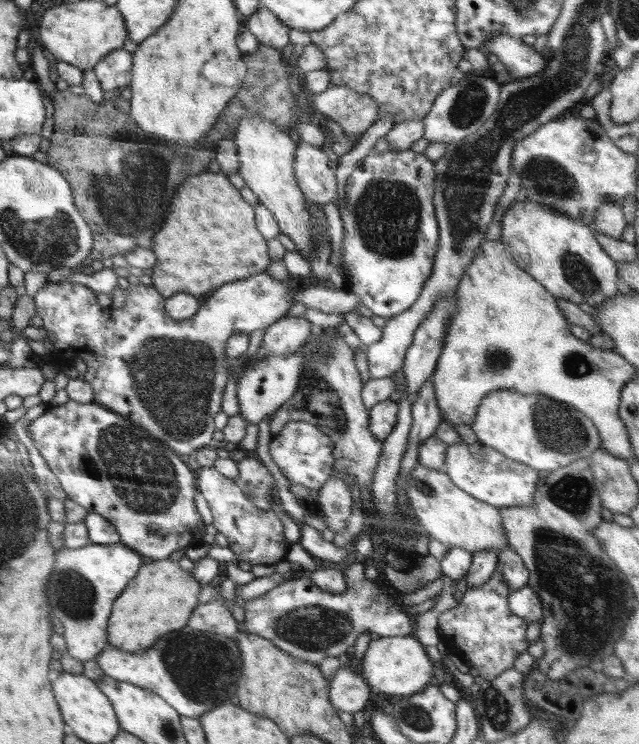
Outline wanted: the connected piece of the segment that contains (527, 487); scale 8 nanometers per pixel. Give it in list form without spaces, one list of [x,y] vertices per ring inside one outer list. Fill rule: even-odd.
[[[467,443],[448,445],[444,463],[441,464],[451,482],[473,498],[496,508],[533,506],[533,493],[540,479],[540,472],[522,462],[511,460],[495,448]]]

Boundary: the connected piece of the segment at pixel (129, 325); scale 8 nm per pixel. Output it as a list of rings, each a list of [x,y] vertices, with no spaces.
[[[266,271],[260,274],[254,274],[248,278],[242,280],[229,282],[220,286],[210,296],[208,300],[198,309],[198,312],[194,316],[184,320],[174,320],[164,307],[163,296],[153,287],[138,283],[133,285],[130,283],[128,289],[124,291],[125,301],[124,305],[120,307],[102,307],[96,301],[97,293],[87,286],[81,284],[72,284],[69,280],[59,283],[46,283],[44,284],[33,296],[36,314],[43,320],[45,329],[48,331],[48,335],[54,345],[53,356],[51,361],[56,366],[65,365],[65,369],[73,364],[73,361],[78,358],[82,360],[87,366],[87,371],[84,374],[85,381],[92,386],[93,400],[94,402],[105,406],[107,409],[114,411],[116,414],[122,415],[124,418],[140,426],[147,431],[151,436],[154,436],[156,440],[162,442],[162,444],[168,446],[172,452],[180,456],[190,456],[194,450],[198,450],[204,446],[215,445],[213,443],[212,434],[214,434],[214,416],[221,411],[222,395],[224,394],[224,388],[226,382],[228,382],[228,371],[231,366],[231,361],[225,356],[224,346],[227,344],[227,340],[232,334],[237,332],[251,333],[258,328],[266,328],[275,323],[280,317],[284,317],[288,314],[288,309],[292,305],[292,289],[296,289],[297,285],[291,286],[290,278],[286,280],[276,280],[272,278]]]

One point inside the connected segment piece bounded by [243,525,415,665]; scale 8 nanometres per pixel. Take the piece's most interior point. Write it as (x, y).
(310, 624)

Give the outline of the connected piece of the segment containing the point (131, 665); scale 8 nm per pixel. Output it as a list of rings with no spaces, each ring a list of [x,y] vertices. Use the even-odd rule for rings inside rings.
[[[184,626],[140,652],[126,652],[106,644],[95,661],[108,676],[158,694],[182,717],[199,718],[224,702],[236,703],[238,678],[242,675],[242,654],[236,644],[238,633],[224,637]]]

